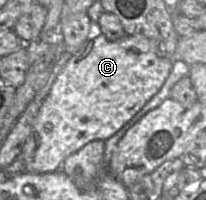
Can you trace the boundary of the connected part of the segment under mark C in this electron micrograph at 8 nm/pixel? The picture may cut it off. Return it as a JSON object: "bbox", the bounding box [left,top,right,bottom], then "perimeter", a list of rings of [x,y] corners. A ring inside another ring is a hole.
{"bbox":[22,33,173,173],"perimeter":[[[102,33],[88,39],[82,44],[75,53],[72,54],[71,58],[66,62],[64,67],[57,75],[51,90],[47,97],[43,100],[39,111],[36,115],[31,131],[26,138],[26,141],[22,148],[22,159],[25,165],[25,171],[30,173],[50,173],[61,169],[61,166],[65,159],[71,154],[80,150],[87,143],[94,140],[106,141],[120,131],[127,123],[129,123],[134,116],[145,106],[145,104],[159,92],[169,76],[172,69],[173,60],[160,57],[155,52],[155,46],[151,41],[142,35],[126,35],[118,41],[109,41]]]}

